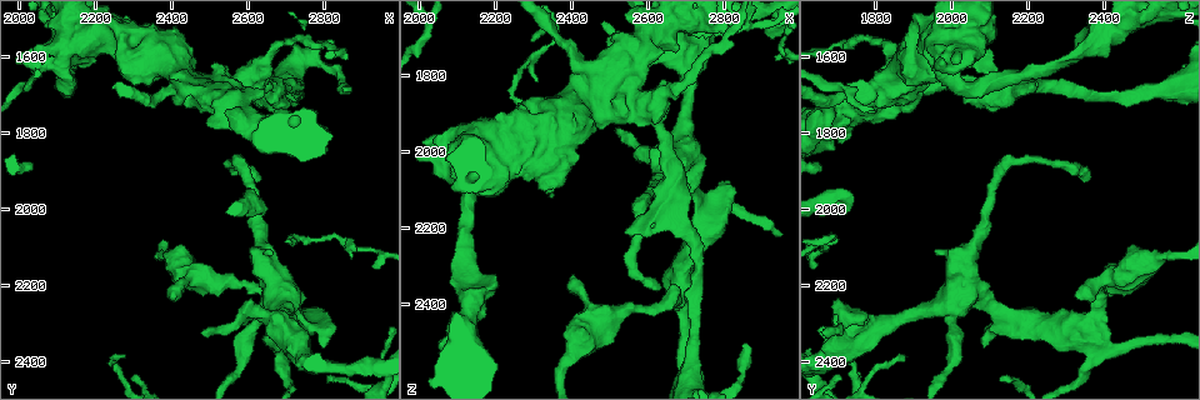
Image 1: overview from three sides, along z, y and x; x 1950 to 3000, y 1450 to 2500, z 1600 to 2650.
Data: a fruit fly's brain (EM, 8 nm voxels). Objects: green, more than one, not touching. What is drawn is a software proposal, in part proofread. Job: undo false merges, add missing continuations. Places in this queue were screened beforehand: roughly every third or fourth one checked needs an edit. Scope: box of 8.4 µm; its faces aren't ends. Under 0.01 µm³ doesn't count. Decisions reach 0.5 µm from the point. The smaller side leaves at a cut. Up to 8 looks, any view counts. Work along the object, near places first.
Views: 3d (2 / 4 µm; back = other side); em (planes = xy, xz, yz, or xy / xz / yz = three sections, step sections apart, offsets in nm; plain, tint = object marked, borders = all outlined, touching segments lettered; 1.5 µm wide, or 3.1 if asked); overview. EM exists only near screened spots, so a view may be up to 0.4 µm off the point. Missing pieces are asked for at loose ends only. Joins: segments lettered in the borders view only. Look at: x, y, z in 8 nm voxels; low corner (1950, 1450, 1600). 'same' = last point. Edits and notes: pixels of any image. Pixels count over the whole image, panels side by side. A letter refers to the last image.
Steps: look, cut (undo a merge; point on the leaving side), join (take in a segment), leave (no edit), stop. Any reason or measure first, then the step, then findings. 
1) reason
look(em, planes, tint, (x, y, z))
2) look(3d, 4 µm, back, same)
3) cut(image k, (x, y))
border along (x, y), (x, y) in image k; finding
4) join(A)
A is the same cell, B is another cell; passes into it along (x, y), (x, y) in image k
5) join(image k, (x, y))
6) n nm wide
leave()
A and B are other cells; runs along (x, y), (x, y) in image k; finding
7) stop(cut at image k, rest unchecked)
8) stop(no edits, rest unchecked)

stops while still wide
look(em, planes, borders, (2345, 1635, 2120))

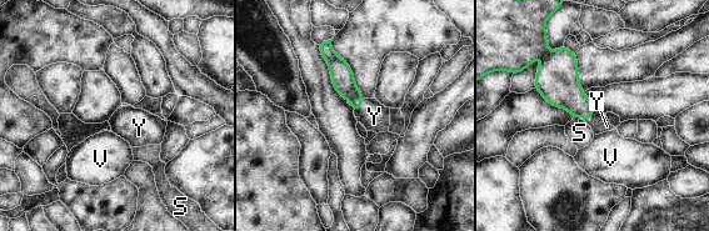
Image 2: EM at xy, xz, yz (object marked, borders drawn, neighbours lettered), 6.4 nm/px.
join(Y)
Y is the same cell, S and V are other cells; passes into it along (341, 75), (358, 105), (374, 116) in image 2; the neuron continues

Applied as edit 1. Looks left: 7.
look(overview)

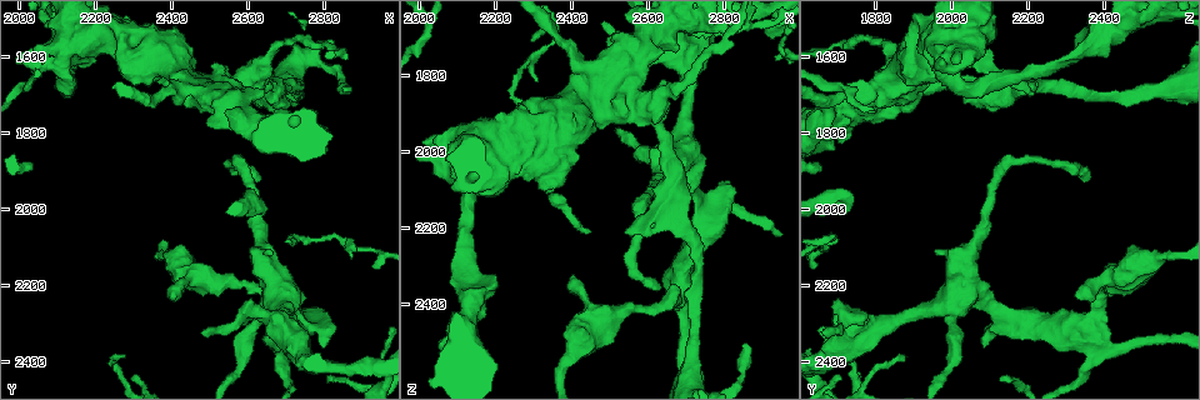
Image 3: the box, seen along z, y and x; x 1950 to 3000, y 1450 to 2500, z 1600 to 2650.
thick end
look(em, planes, plain, (2675, 1800, 1735))

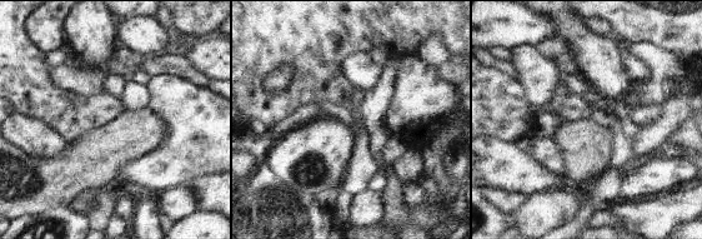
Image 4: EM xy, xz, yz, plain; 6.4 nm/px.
where the object lies
look(em, planes, tint, same)

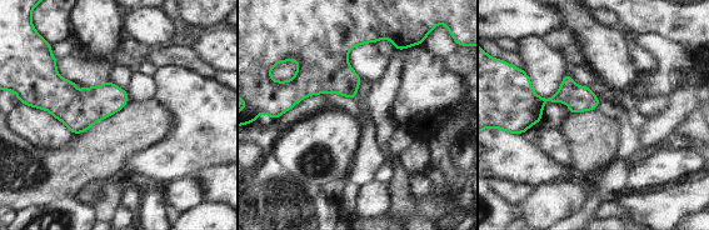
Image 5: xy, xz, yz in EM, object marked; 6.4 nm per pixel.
what lies round it
look(em, planes, borders, same)

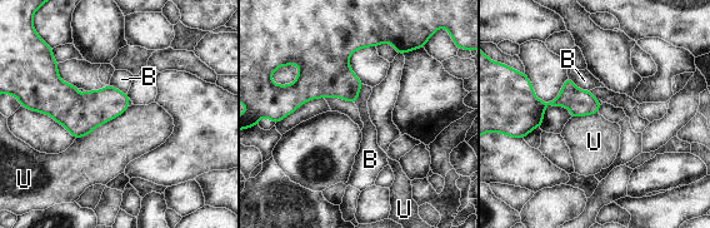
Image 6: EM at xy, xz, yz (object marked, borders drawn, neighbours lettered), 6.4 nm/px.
U touches over 400 nm
leave()
B and U are other cells; border along (129, 107), (75, 139) in image 6; none of them fits

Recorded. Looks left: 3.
sharp bend
look(em, yz, step 4, tint, (2735, 2075, 1680))

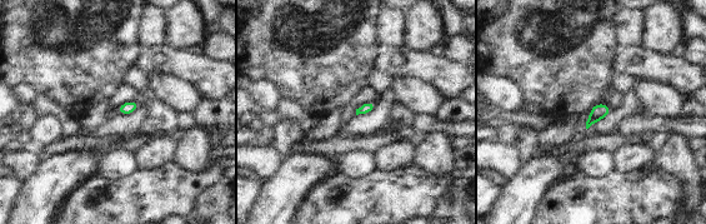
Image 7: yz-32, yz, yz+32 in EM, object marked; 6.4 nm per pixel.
another direction
look(em, planes, borders, same)

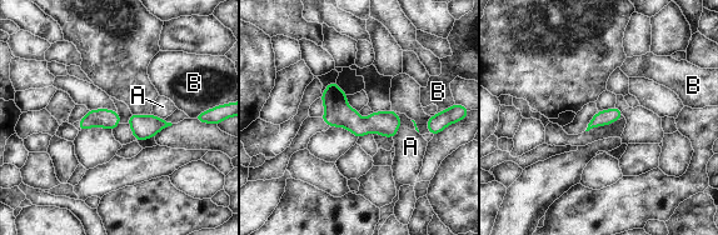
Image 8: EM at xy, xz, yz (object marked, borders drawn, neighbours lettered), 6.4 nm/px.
leave()
A and B are other cells; runs along (333, 85), (358, 125), (392, 133) in image 8; all the same neuron

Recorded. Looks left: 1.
stop(join at image 2, rest unchecked)

